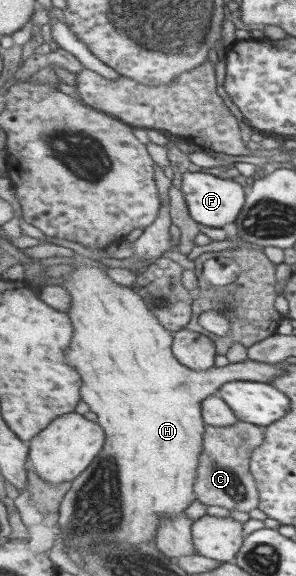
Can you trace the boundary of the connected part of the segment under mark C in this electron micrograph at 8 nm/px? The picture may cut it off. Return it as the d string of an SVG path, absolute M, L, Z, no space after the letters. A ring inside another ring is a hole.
M239 421L230 427L206 425L203 451L195 482L195 492L205 505L217 505L223 509L248 512L259 508L258 485L251 473L250 463L254 453L266 439L265 426Z

